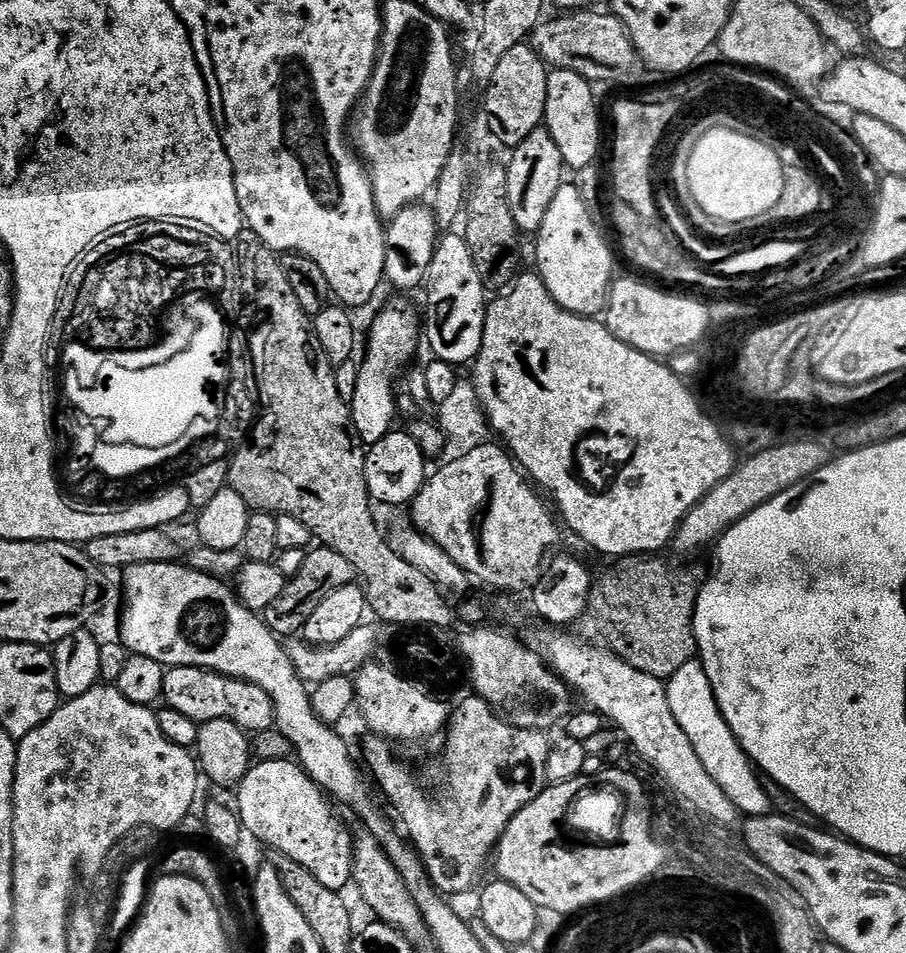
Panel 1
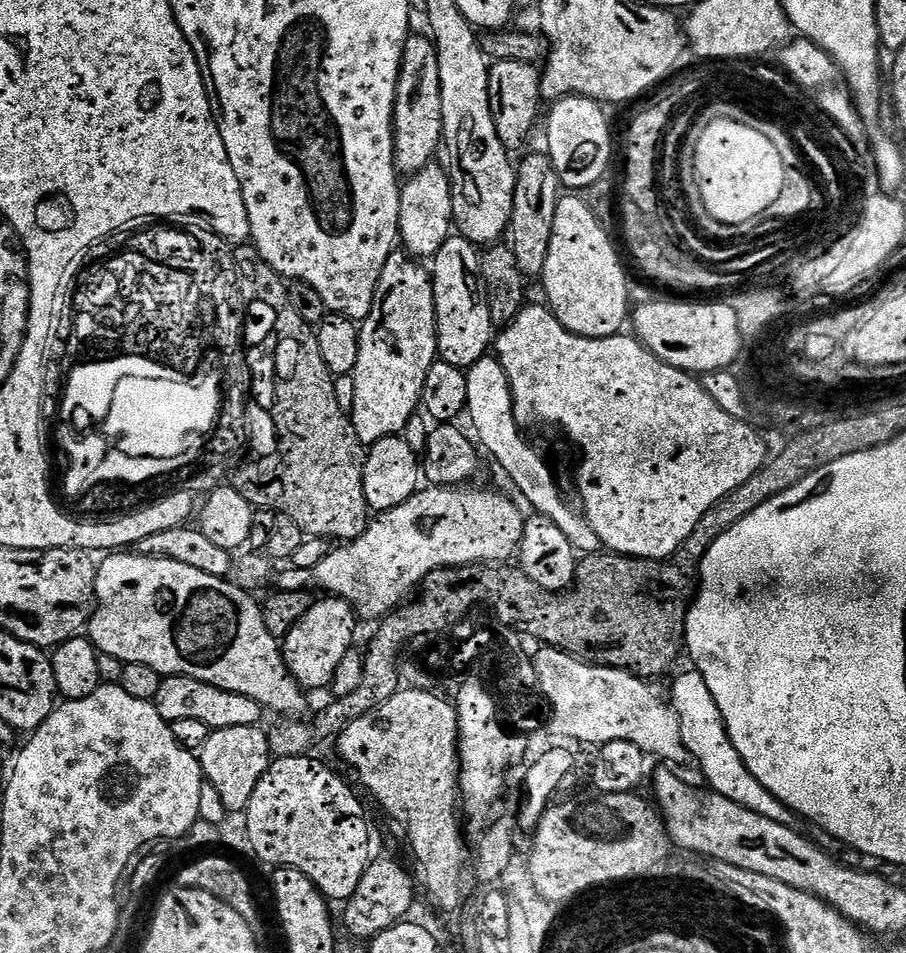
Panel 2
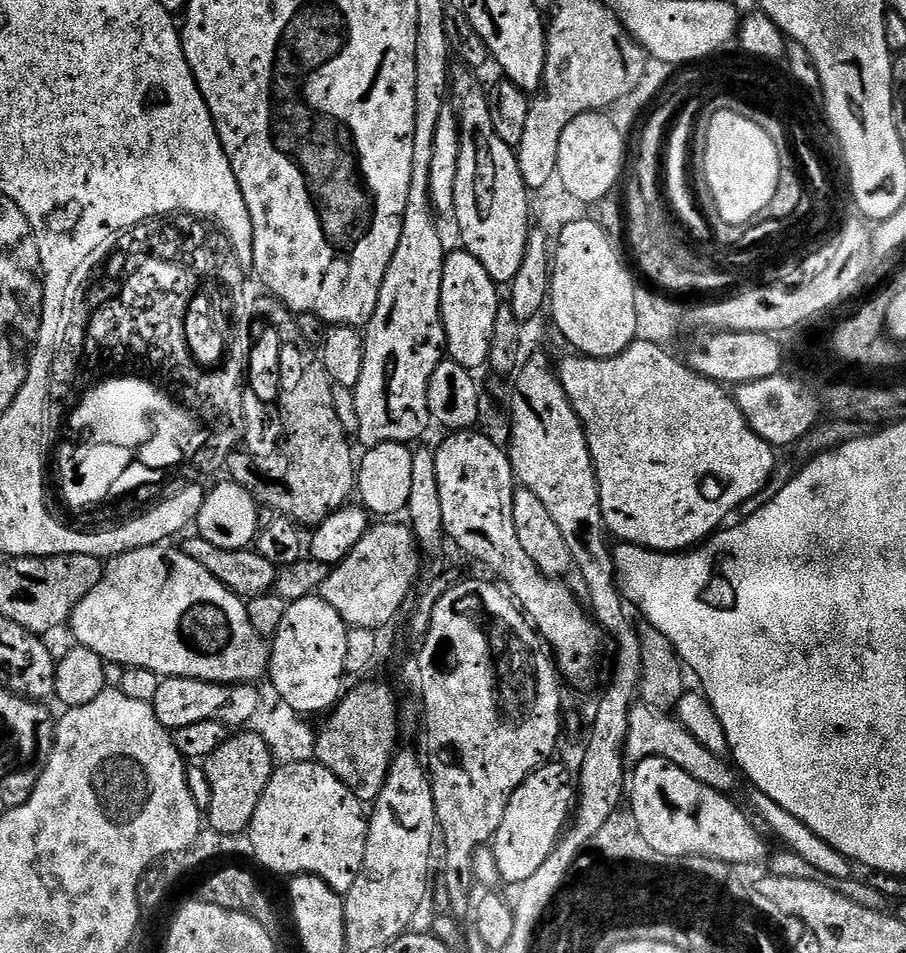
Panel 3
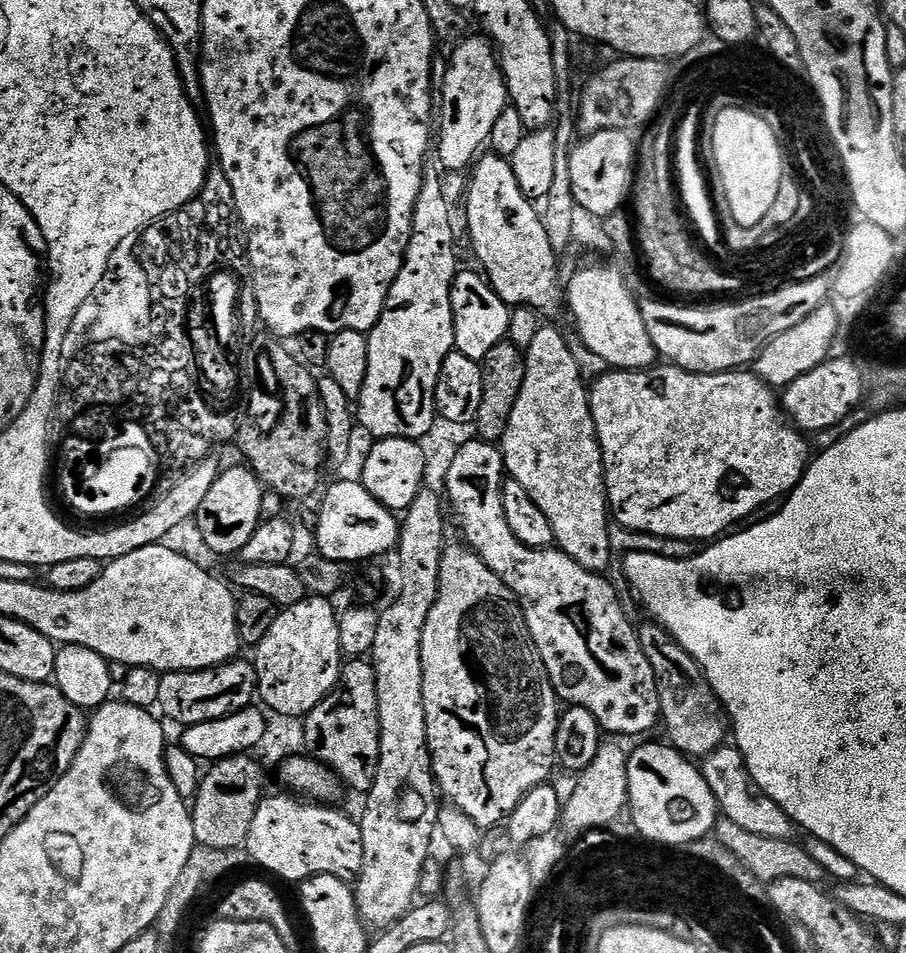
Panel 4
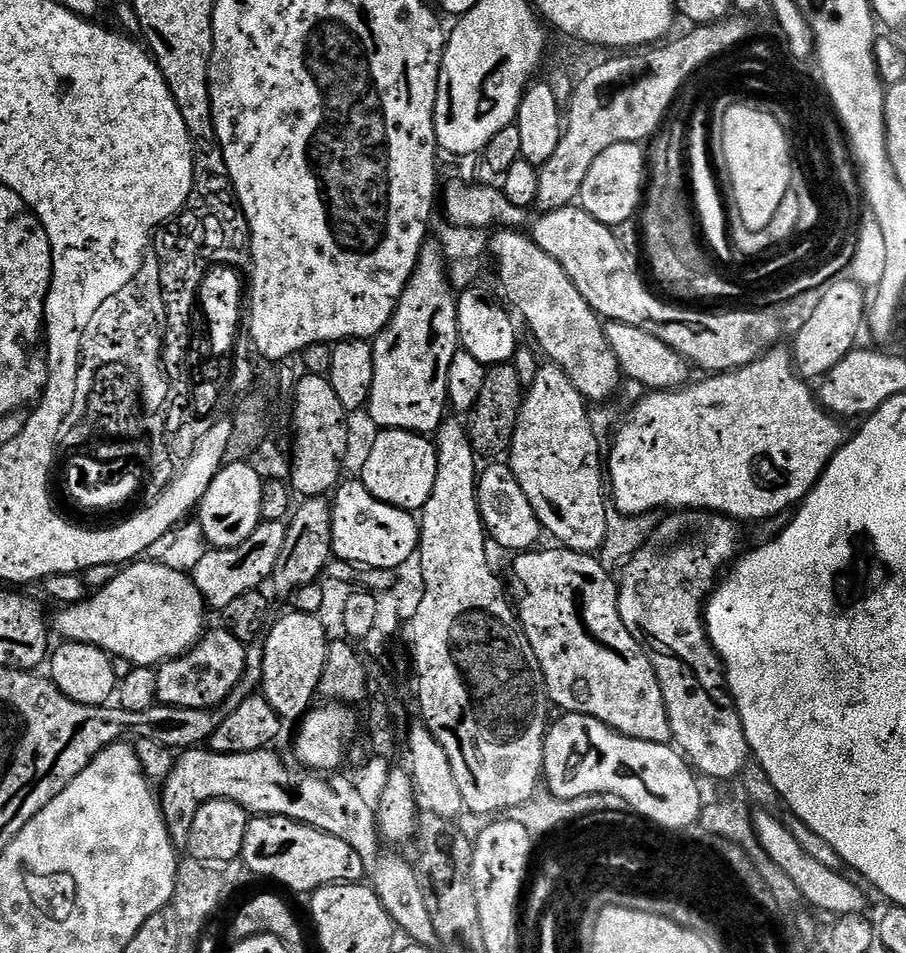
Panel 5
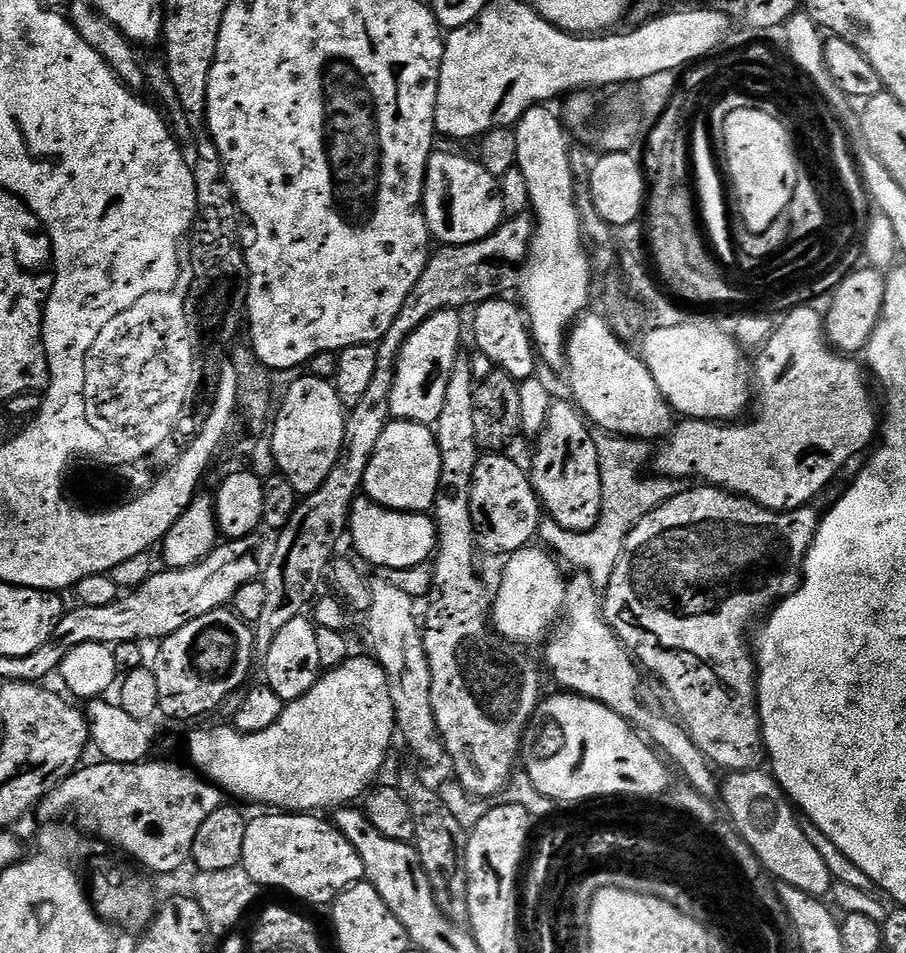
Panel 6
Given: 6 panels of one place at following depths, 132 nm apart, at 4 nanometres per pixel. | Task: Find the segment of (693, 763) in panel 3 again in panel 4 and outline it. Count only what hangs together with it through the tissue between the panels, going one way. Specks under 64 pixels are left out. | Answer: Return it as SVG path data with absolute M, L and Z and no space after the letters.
M725 746L714 750L708 756L699 761L700 772L706 778L710 790L716 799L716 807L722 813L723 818L729 819L743 830L751 834L761 835L763 838L792 840L798 832L797 825L792 819L754 782L750 770L746 766L746 758L735 746Z

